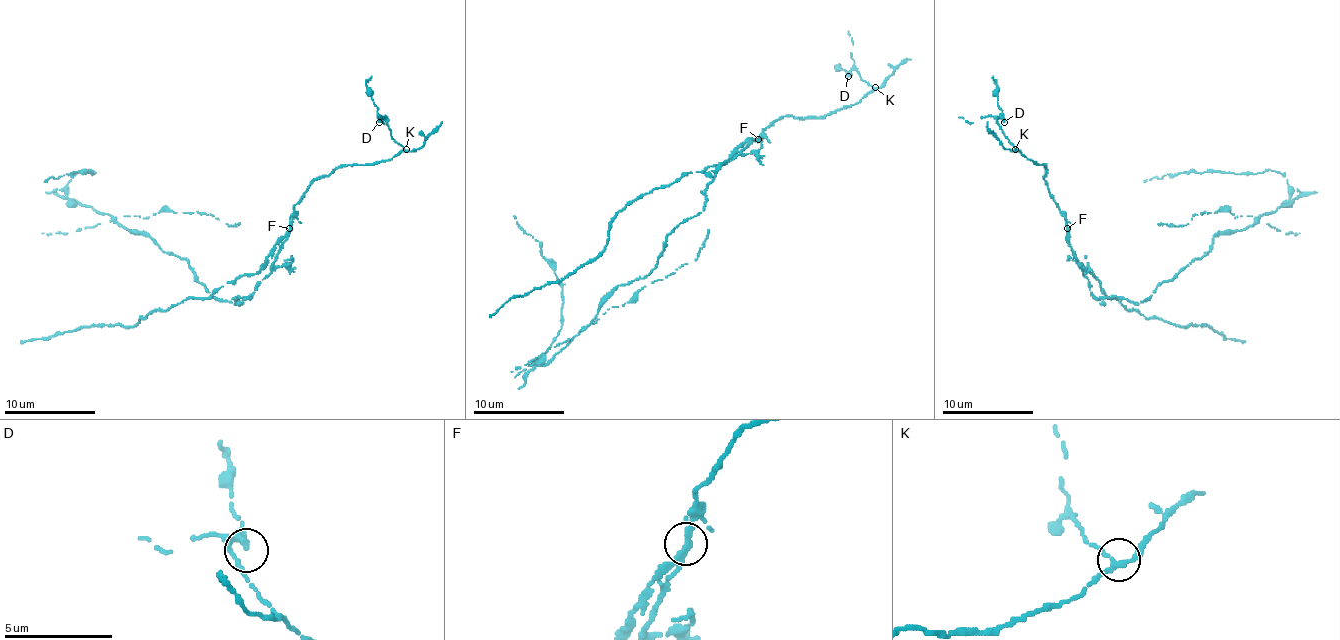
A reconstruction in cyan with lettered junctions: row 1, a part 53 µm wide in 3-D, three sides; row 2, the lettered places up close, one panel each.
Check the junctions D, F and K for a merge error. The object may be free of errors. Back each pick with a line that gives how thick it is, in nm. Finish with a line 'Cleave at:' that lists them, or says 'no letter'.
F: 300 nm thick
Cleave at: F

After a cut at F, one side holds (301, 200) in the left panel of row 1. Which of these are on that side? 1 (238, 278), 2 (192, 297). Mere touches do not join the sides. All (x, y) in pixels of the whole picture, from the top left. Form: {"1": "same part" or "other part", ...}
{"1": "same part", "2": "same part"}

